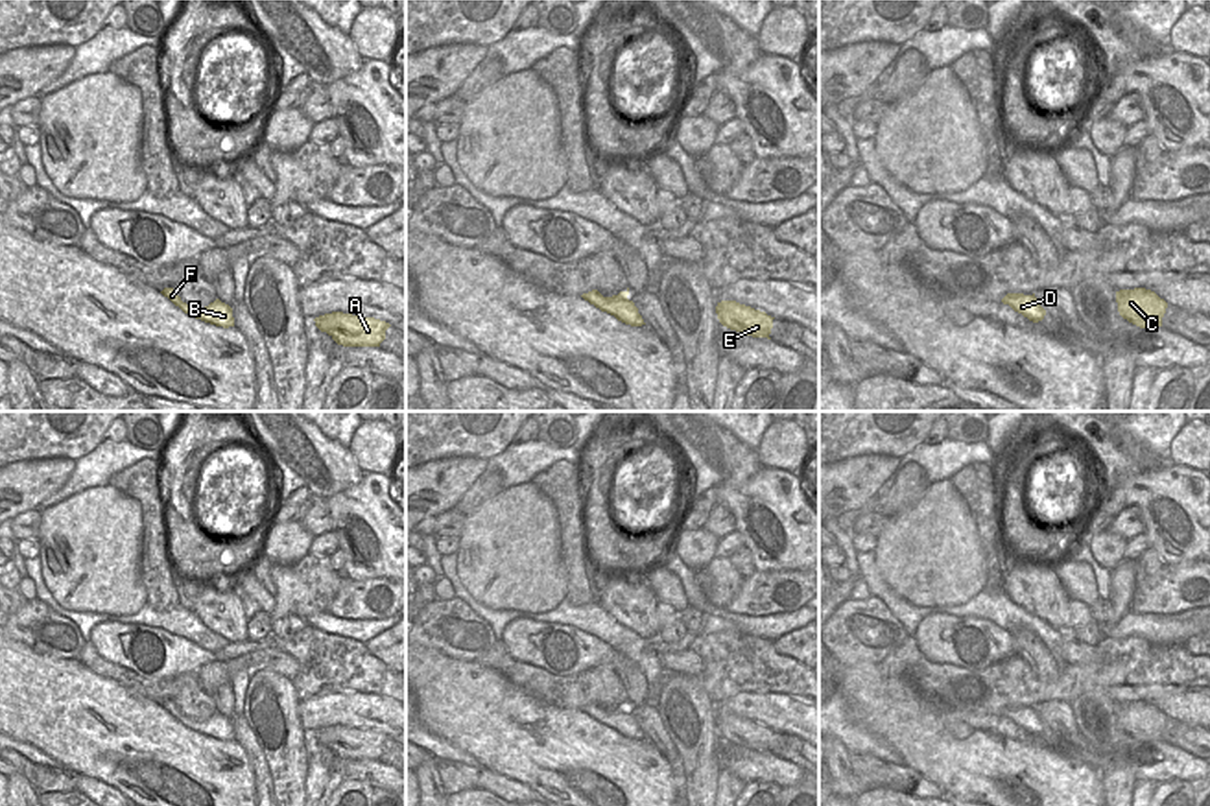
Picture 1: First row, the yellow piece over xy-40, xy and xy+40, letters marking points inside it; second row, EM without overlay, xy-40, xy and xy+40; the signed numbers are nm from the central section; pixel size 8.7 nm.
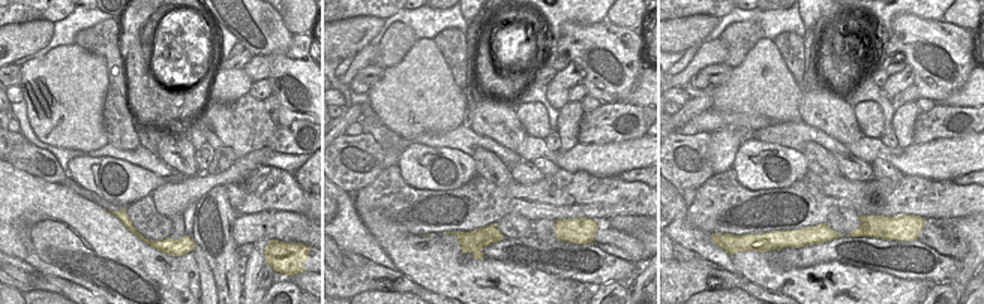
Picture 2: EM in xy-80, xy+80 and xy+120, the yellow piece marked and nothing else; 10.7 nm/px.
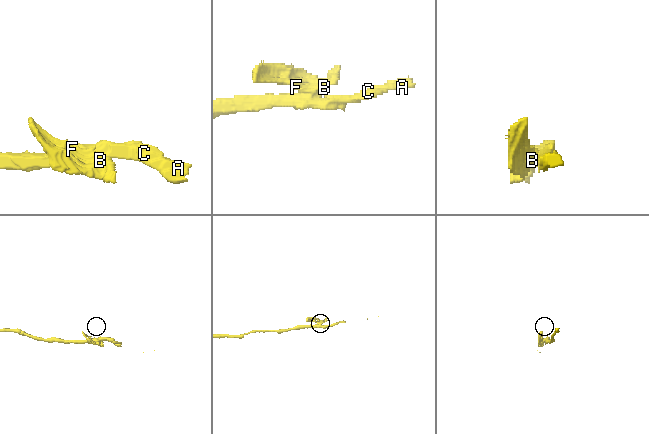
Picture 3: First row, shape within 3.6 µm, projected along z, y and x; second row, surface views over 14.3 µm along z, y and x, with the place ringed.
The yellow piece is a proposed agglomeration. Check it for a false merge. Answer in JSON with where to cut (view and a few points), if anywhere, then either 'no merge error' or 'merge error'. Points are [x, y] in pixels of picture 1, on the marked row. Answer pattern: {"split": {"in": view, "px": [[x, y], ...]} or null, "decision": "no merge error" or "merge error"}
{"split": {"in": "xy-40", "px": [[216, 299], [216, 310], [201, 320]]}, "decision": "merge error"}

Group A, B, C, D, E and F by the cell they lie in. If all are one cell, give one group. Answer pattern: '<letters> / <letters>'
A C D E / B F

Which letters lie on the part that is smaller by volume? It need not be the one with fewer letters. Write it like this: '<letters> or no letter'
B, F.

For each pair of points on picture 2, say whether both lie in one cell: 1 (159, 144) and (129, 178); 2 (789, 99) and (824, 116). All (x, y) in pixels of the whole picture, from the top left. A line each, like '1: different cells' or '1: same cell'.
1: different cells
2: different cells

